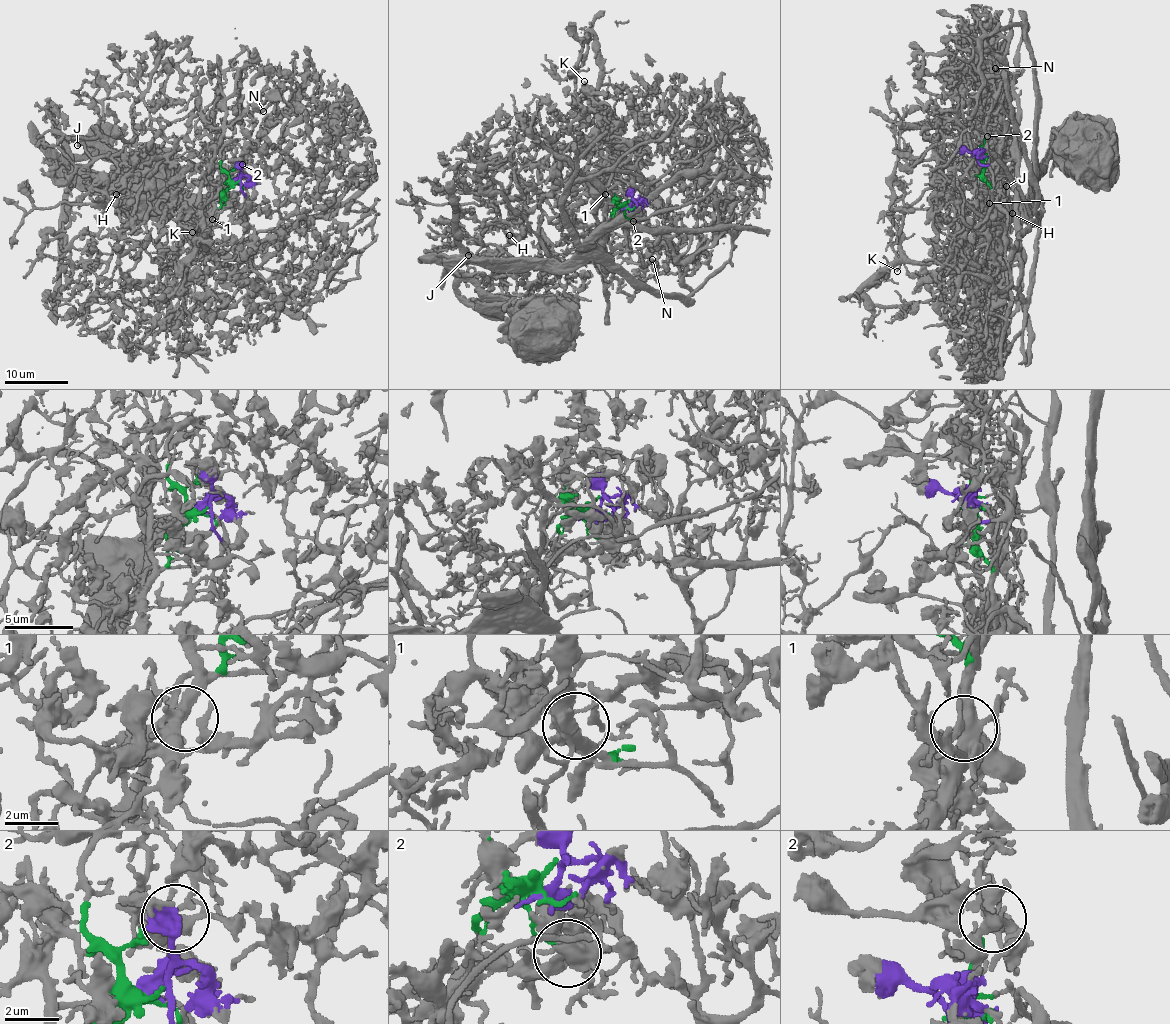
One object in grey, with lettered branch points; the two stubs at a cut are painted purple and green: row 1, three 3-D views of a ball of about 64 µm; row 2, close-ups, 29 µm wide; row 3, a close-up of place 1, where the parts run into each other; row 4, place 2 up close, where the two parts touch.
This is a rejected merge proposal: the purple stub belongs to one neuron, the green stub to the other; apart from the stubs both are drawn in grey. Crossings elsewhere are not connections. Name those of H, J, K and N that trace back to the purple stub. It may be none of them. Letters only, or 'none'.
H, J, N

